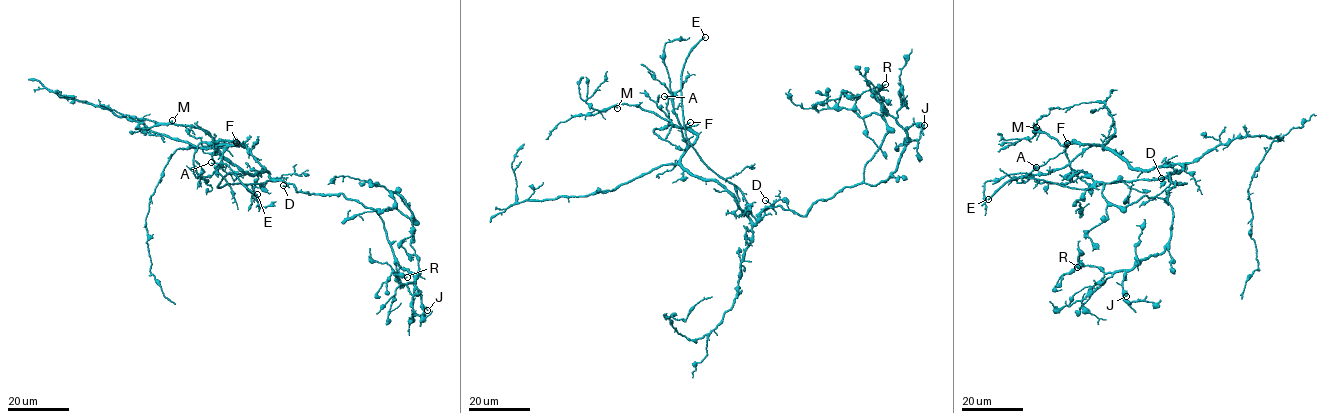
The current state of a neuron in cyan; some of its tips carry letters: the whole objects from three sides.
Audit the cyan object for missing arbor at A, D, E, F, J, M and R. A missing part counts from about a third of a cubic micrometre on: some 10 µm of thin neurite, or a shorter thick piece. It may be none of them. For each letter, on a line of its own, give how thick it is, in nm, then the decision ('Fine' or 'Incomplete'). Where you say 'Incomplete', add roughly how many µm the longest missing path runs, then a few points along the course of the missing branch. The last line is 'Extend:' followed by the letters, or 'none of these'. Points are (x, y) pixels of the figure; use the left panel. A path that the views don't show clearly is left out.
A: Thickness 170 nm. Incomplete. Missing length about 15 µm. Course of what is missing: (211, 162), (197, 158), (188, 145)
D: Thickness 150 nm. Fine
E: Thickness 280 nm. Incomplete. Missing length about 20 µm
F: Thickness 170 nm. Incomplete. Missing length about 25 µm
J: Thickness 200 nm. Fine
M: Thickness 130 nm. Fine
R: Thickness 150 nm. Fine
Extend: A, E, F

